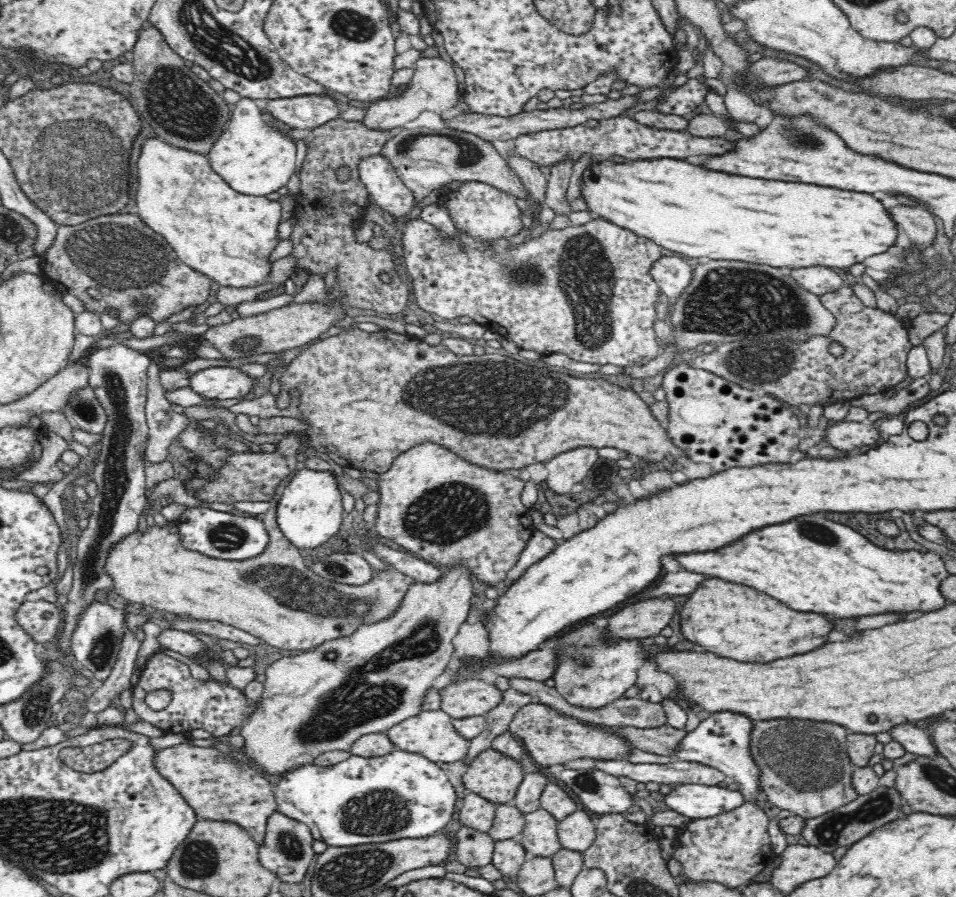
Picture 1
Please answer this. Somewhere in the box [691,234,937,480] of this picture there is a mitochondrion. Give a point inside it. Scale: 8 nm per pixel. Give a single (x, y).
(757, 363)

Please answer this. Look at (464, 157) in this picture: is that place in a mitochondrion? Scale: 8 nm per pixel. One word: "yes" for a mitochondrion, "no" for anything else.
yes

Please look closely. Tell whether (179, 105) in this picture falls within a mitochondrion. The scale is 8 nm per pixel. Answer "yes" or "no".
yes

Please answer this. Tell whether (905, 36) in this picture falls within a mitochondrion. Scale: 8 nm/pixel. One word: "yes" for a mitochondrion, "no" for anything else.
no

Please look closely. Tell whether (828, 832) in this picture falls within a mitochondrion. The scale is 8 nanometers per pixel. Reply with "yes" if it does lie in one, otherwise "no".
yes

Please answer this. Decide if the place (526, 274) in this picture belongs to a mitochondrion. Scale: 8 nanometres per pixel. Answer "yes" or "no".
yes

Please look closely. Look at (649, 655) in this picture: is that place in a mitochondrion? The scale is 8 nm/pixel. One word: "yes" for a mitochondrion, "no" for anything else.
no

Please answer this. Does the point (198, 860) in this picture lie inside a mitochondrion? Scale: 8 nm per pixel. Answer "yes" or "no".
yes

